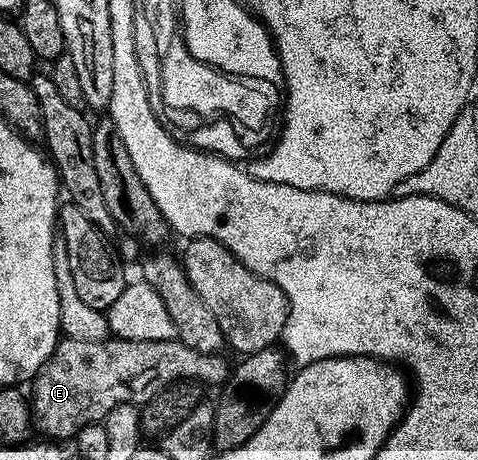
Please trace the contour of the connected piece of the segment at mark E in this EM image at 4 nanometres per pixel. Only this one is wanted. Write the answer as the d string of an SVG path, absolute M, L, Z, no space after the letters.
M63 337L49 359L39 368L30 382L29 400L31 415L36 430L44 433L44 438L74 438L77 431L86 425L102 422L118 405L138 405L142 407L147 401L158 395L162 389L168 389L179 381L195 381L204 387L222 386L229 376L229 364L219 353L202 353L185 347L177 339L174 341L82 341L72 337Z

